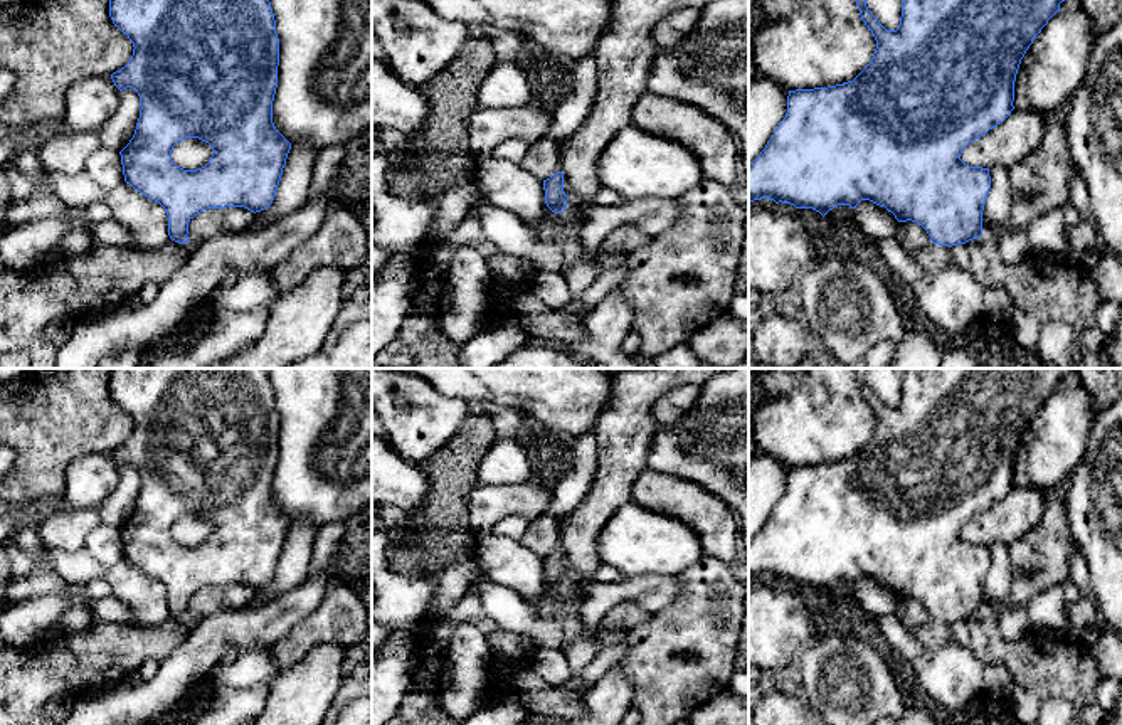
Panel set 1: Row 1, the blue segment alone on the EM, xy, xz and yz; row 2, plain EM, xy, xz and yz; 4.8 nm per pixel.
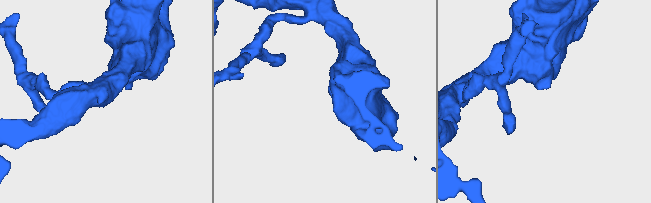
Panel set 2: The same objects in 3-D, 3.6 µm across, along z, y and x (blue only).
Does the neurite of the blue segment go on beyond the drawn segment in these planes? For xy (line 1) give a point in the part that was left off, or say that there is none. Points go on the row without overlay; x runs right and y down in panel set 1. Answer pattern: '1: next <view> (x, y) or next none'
1: next none

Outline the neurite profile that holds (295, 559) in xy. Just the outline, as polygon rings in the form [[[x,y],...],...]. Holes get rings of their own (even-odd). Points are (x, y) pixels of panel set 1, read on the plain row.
[[[308,518],[289,527],[273,580],[256,589],[256,595],[247,607],[254,609],[267,604],[308,577],[316,532],[318,527]]]

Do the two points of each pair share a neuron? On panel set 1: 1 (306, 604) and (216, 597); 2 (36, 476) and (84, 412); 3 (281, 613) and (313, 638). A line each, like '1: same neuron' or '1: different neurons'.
1: different neurons
2: same neuron
3: different neurons

